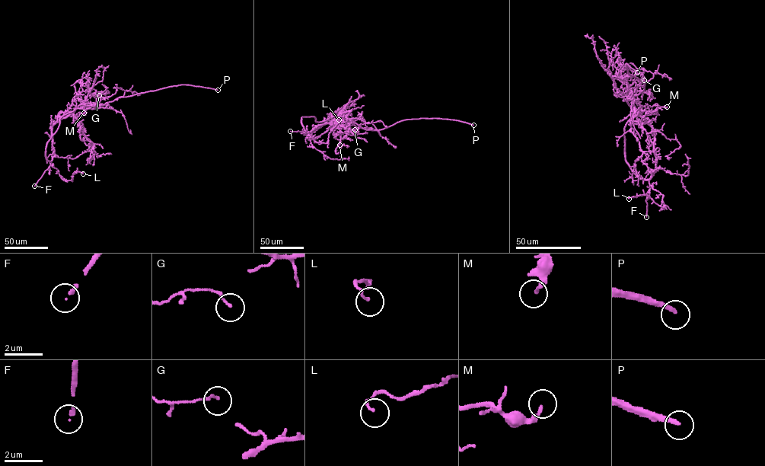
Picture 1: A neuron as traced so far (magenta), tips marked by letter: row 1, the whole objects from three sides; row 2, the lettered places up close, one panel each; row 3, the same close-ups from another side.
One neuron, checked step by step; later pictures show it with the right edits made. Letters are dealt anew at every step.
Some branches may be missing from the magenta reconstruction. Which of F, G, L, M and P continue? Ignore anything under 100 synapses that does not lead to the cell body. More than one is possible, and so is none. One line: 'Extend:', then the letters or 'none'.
Extend: F, P

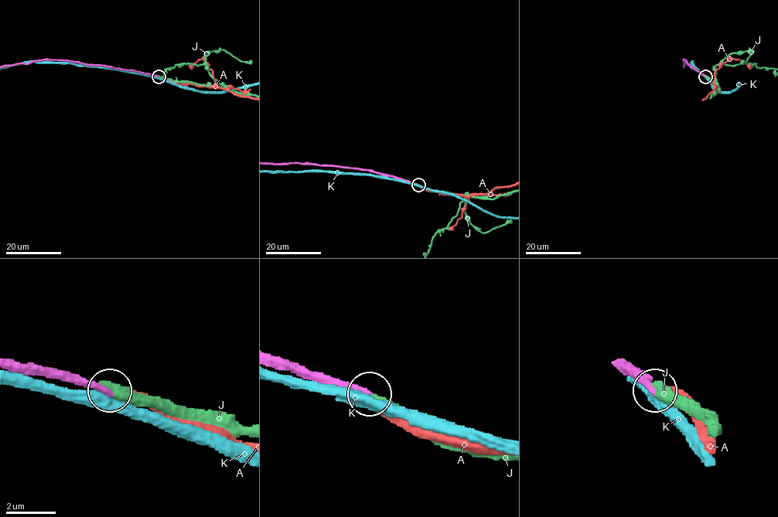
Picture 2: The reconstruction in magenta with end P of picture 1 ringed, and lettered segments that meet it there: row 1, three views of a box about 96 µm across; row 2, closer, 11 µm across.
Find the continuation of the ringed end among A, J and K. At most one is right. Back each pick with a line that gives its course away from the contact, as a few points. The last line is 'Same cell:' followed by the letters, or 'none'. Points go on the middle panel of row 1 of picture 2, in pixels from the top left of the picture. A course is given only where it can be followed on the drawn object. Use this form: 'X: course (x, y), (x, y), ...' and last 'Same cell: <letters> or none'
Same cell: J

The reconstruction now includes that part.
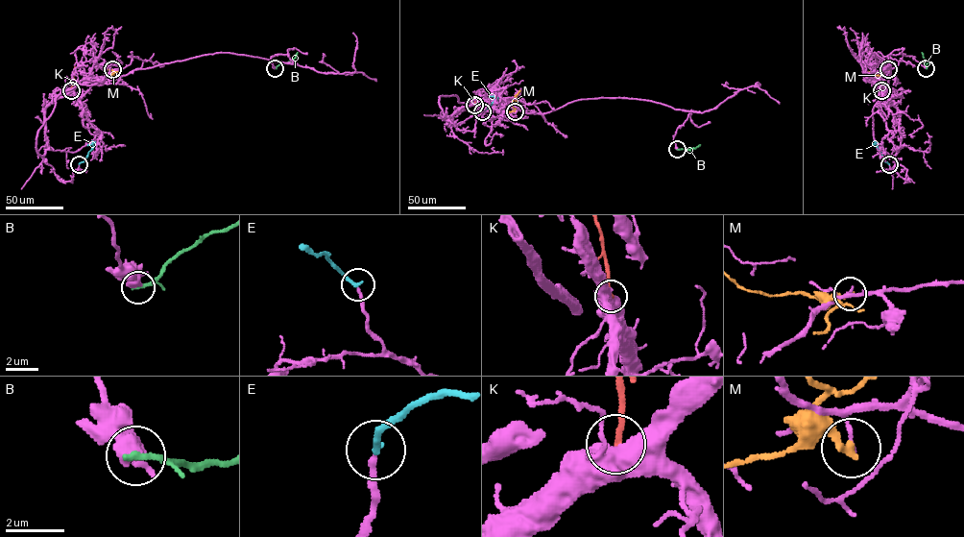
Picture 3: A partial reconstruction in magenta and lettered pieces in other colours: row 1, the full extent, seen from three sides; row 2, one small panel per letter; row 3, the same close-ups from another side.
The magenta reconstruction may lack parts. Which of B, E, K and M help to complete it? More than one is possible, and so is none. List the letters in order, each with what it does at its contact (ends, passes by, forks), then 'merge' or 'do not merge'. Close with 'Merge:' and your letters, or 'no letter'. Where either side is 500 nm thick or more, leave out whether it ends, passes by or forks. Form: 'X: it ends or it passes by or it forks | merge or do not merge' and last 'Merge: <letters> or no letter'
B: do not merge
E: it ends | merge
K: it ends | do not merge
M: it ends | do not merge
Merge: E

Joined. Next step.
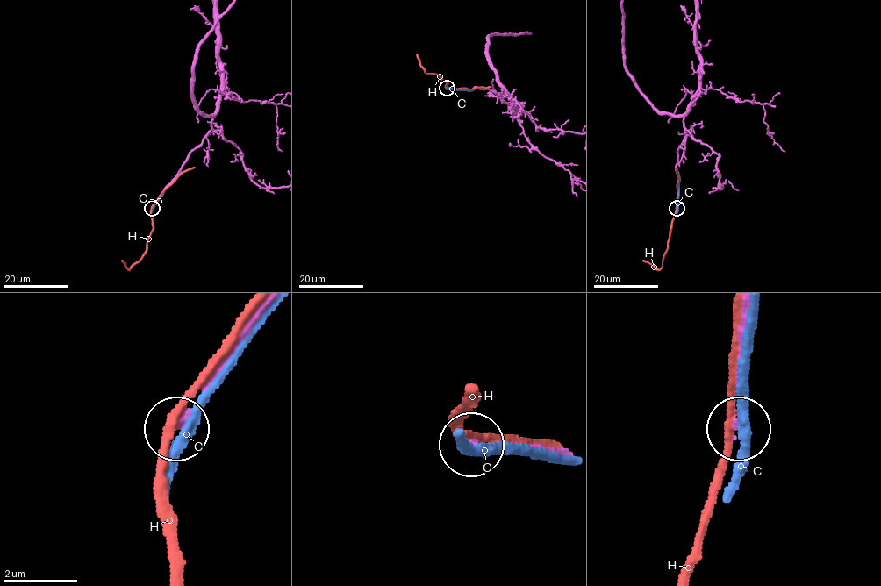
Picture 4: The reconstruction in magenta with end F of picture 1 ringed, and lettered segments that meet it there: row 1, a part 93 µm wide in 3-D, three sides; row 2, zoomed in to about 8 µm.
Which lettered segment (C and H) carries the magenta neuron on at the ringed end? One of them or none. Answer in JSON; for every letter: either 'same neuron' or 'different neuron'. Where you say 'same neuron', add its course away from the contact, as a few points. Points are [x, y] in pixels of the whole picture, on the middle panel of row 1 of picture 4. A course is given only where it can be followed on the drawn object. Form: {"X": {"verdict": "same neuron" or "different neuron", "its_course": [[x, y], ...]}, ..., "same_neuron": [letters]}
{"C": {"verdict": "different neuron"}, "H": {"verdict": "different neuron"}, "same_neuron": []}

